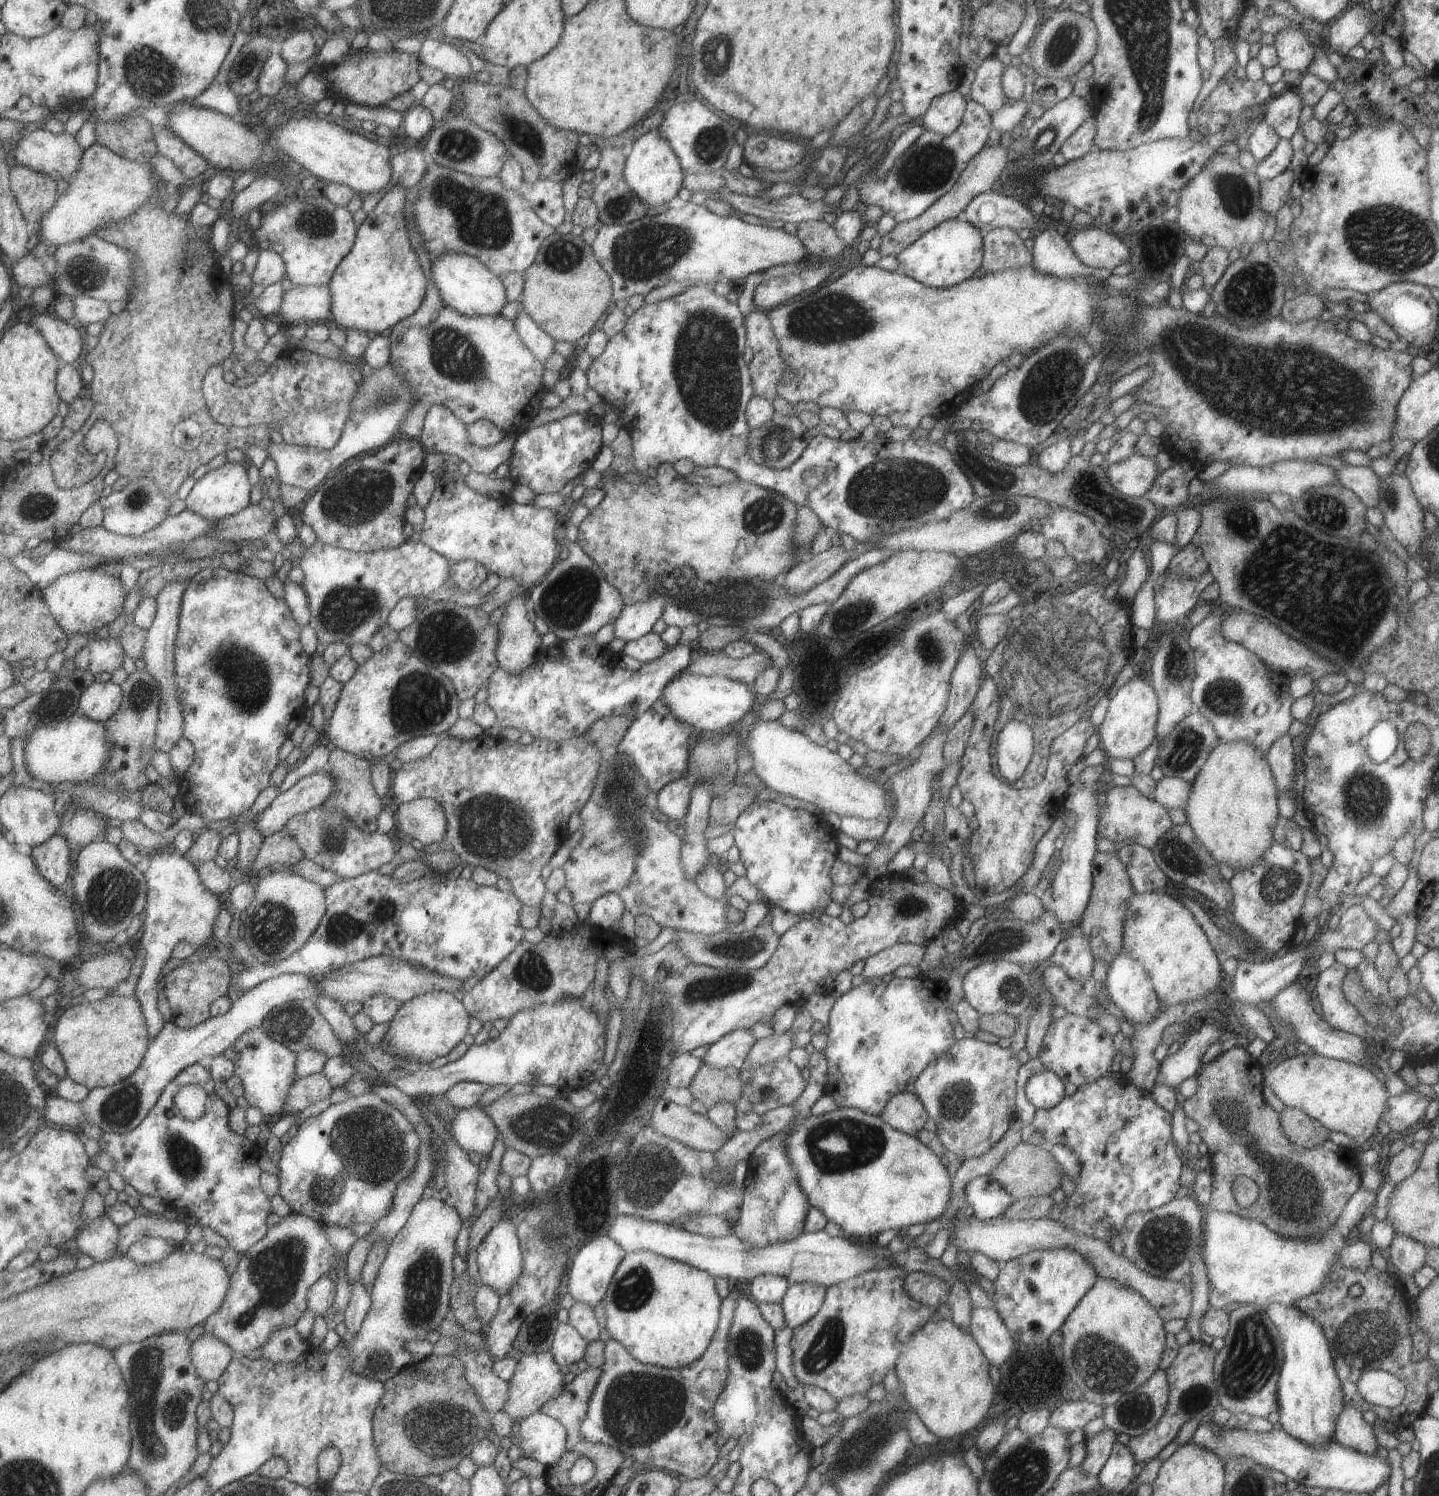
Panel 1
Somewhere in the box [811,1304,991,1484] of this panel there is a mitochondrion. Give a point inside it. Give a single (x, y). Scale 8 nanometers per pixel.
(863, 1449)

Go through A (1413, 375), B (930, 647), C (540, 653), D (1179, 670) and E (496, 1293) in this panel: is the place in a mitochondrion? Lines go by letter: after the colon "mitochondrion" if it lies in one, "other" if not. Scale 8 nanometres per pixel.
A: other
B: mitochondrion
C: other
D: mitochondrion
E: other

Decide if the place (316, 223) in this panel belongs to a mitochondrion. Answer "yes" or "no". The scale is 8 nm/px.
yes

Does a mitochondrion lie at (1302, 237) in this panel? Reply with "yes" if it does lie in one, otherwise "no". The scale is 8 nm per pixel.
no

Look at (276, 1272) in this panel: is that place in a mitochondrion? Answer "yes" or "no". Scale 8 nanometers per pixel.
yes

